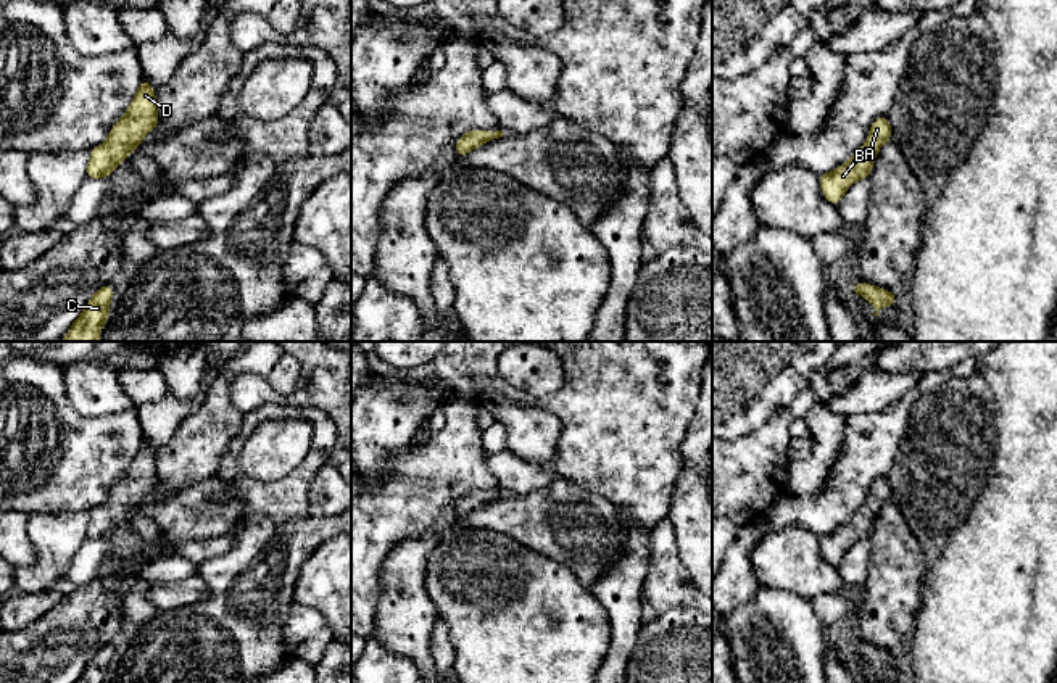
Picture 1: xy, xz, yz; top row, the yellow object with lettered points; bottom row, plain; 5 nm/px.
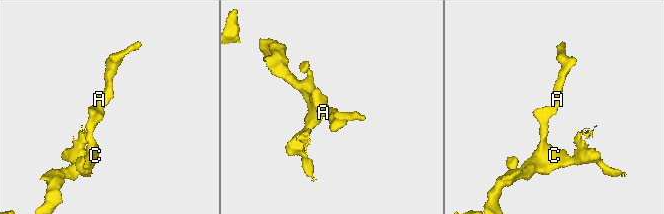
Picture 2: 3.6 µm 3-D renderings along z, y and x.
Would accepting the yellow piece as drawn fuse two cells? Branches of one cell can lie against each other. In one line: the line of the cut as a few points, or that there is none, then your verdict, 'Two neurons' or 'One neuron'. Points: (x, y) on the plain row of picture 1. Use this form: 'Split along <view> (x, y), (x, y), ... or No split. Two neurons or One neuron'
No split. One neuron

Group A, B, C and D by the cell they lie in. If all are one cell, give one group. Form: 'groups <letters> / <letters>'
groups A B C D

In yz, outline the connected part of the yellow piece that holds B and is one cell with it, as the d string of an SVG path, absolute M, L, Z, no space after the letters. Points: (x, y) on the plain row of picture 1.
M880 477L870 486L867 503L844 525L831 533L819 535L822 554L831 565L839 565L851 544L868 538L877 512L889 499L893 499L893 491L888 477Z

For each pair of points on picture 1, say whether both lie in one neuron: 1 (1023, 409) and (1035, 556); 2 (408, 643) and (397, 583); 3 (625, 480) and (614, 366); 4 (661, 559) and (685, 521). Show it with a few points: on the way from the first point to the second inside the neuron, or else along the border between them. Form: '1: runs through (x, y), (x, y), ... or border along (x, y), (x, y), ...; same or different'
1: runs through (1023, 447), (1023, 519); same
2: runs through (405, 629), (403, 598); same
3: runs through (625, 451), (624, 395); same
4: border along (666, 517), (672, 527), (677, 556), (690, 572); different

